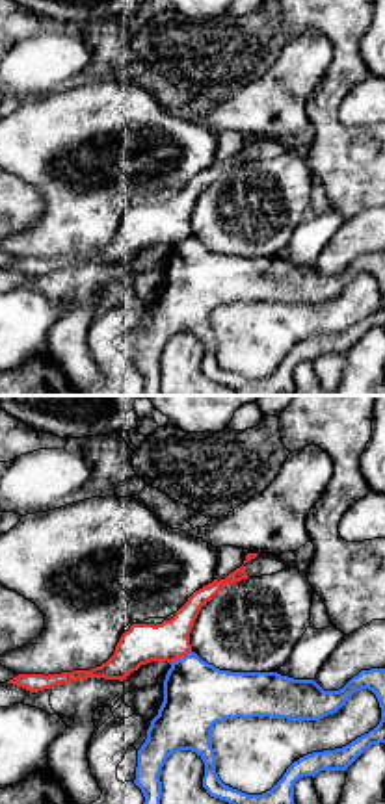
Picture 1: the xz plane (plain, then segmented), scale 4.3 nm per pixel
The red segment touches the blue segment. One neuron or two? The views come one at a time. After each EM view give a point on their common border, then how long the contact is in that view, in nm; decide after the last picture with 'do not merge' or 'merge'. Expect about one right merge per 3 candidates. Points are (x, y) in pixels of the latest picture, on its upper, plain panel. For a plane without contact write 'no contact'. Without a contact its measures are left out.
contact (179, 242); length 110 nm

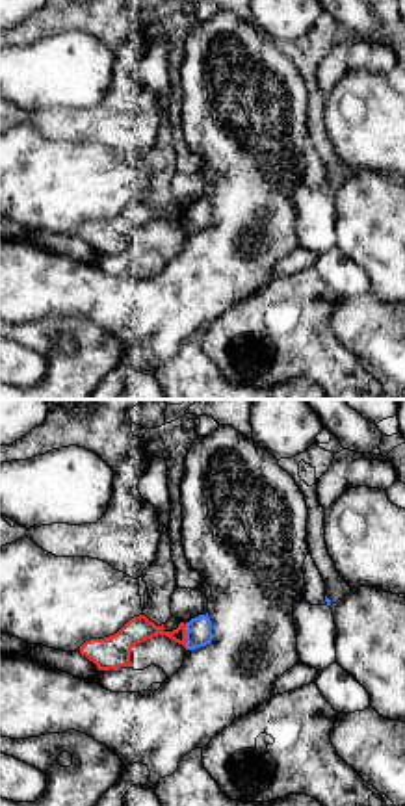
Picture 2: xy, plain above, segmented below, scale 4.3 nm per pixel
contact (184, 220); length 100 nm

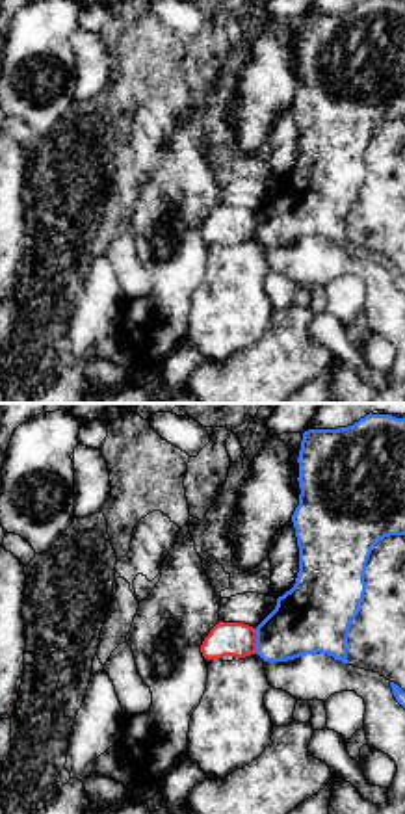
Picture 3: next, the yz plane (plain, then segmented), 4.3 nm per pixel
contact (255, 225); length 110 nm

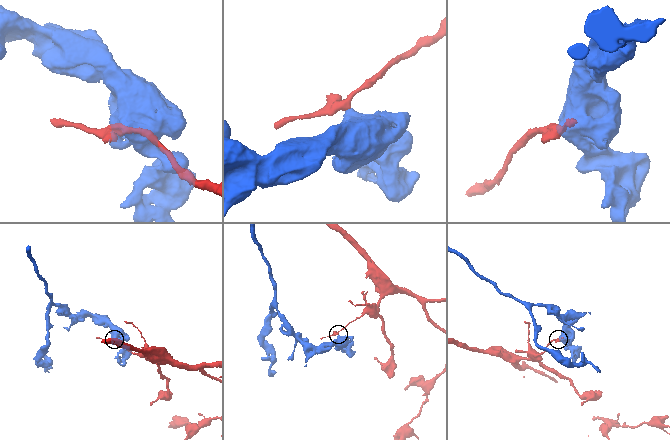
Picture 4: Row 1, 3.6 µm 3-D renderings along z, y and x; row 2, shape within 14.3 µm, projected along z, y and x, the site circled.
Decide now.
do not merge

